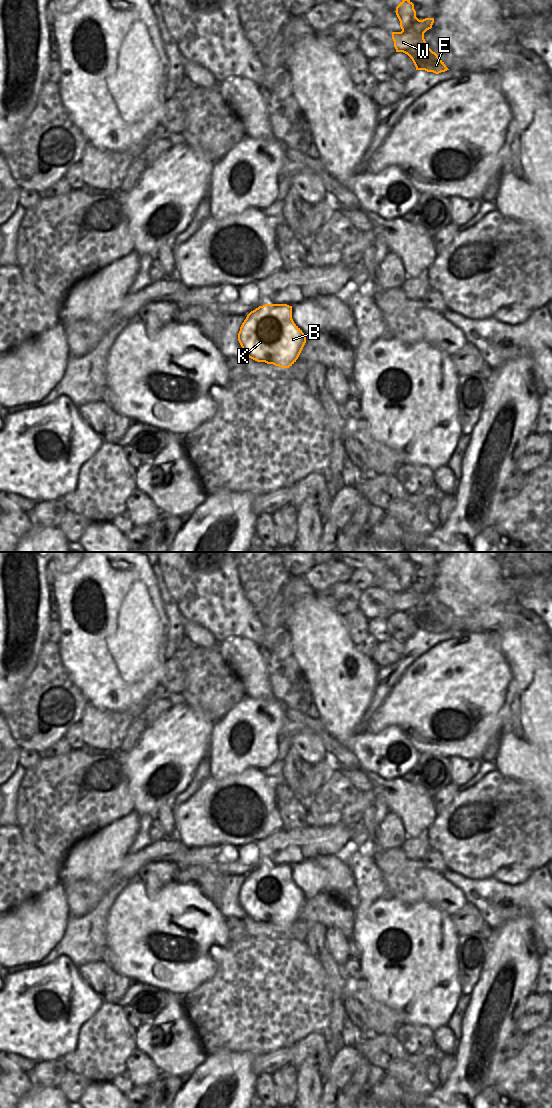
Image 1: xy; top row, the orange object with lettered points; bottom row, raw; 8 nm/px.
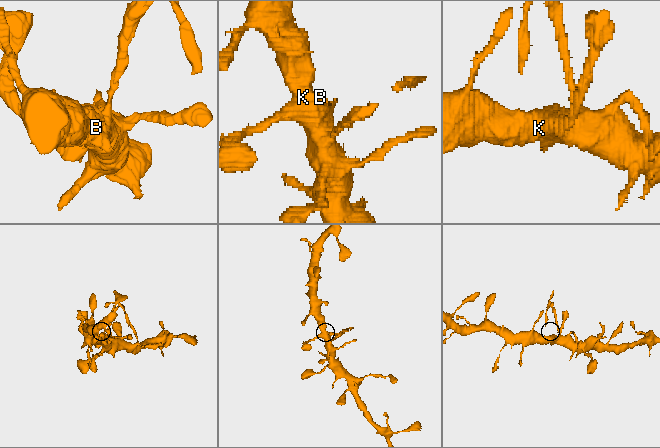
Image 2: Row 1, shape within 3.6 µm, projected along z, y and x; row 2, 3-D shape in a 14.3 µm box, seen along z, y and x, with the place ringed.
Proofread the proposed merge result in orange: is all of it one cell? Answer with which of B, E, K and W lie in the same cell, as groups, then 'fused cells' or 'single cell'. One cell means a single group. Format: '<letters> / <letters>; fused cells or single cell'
B E K W; single cell

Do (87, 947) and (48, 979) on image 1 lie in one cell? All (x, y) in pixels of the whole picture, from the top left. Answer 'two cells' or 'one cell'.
two cells

